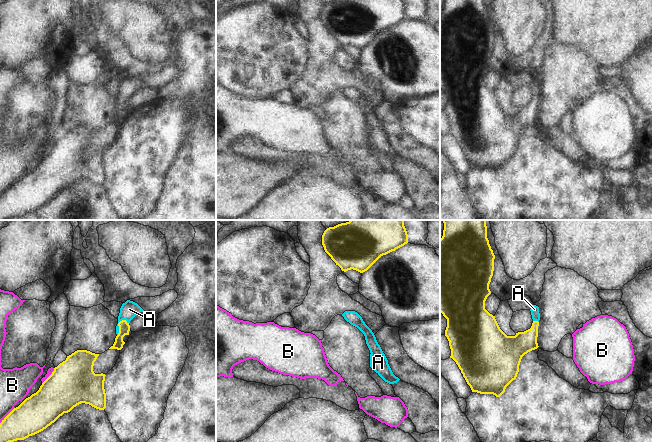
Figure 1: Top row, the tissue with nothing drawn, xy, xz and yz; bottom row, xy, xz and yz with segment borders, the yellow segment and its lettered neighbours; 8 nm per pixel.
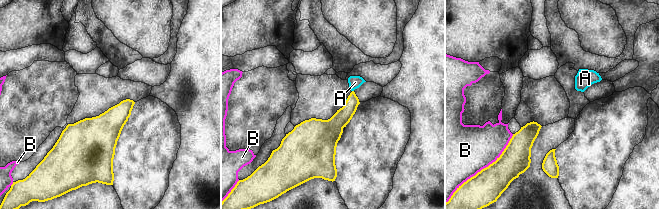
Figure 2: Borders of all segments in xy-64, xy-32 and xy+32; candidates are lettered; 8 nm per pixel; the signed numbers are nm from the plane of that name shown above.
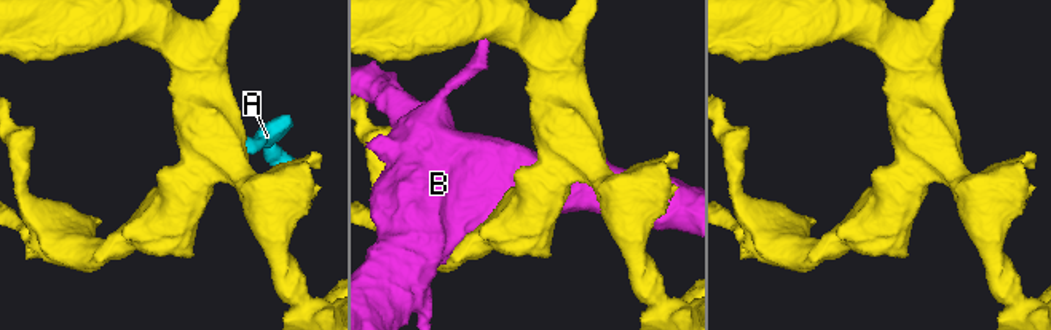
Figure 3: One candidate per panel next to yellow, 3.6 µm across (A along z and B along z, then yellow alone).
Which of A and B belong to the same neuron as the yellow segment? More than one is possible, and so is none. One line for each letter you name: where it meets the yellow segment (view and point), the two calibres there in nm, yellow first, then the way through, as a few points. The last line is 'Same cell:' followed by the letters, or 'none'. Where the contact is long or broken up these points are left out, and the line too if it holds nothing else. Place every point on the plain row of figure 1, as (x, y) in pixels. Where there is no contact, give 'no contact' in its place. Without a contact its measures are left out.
A: xy (118, 101) | 90/140 nm | across xy (124, 103), (118, 101), (129, 85)
Same cell: A

